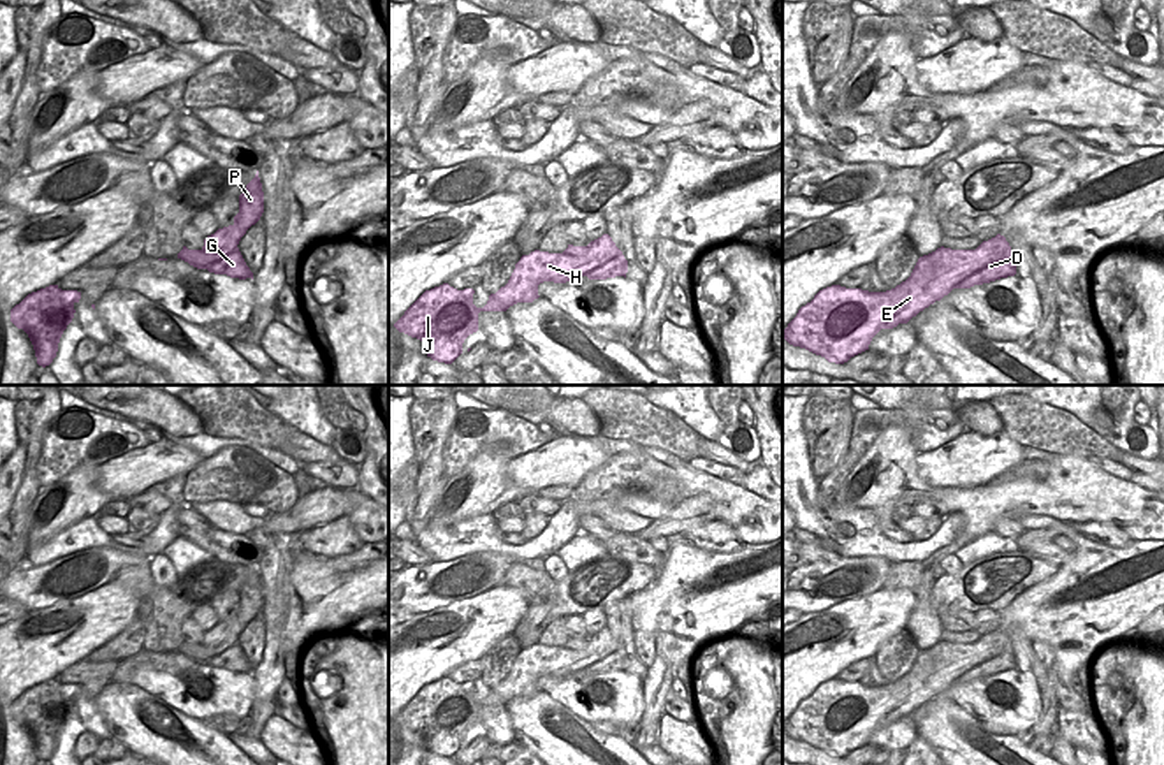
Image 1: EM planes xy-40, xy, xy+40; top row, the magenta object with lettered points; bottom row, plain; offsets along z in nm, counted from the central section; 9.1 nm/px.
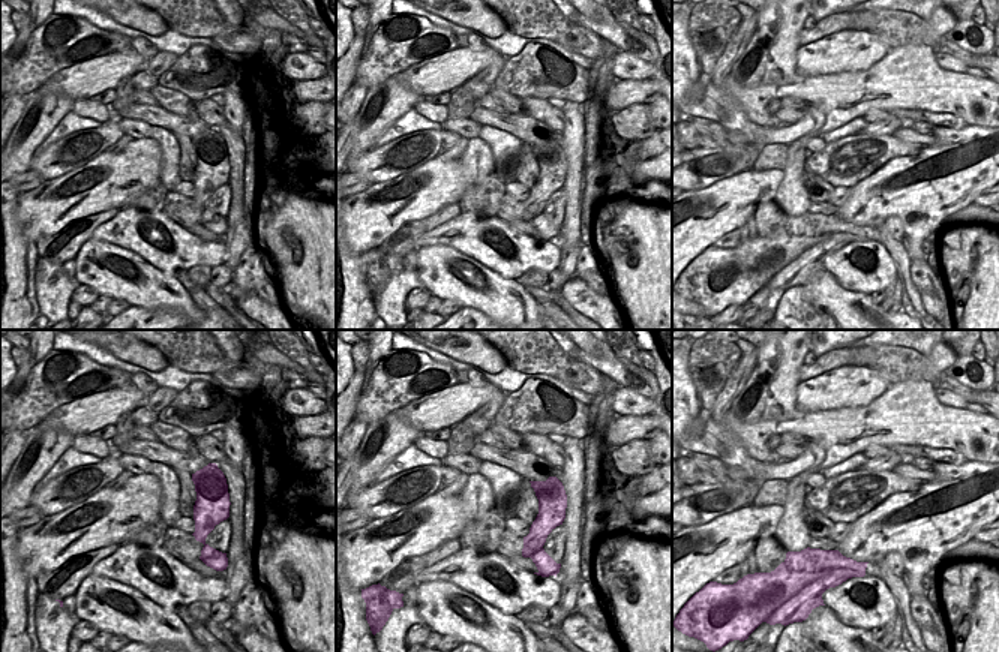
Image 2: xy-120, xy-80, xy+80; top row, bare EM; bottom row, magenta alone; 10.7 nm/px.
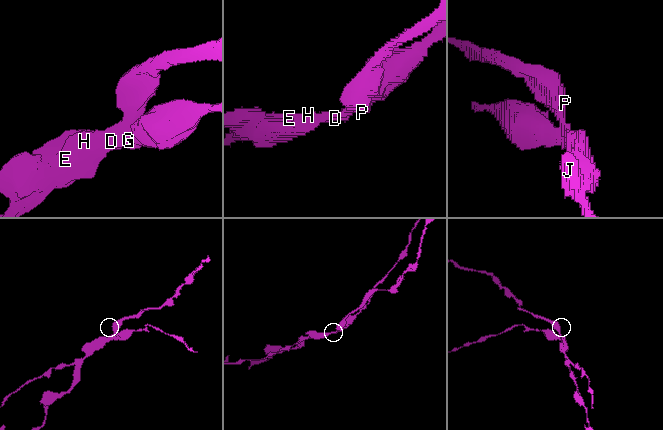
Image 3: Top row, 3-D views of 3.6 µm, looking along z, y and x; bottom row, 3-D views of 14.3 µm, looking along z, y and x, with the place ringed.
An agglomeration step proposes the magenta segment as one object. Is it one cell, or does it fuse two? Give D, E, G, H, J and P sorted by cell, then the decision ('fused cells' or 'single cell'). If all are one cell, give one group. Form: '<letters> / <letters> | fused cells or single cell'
D E H J P / G | fused cells

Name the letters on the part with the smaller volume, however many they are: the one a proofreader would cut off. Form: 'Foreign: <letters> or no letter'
Foreign: G

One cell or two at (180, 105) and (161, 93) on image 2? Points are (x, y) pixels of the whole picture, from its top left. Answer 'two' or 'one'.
one

